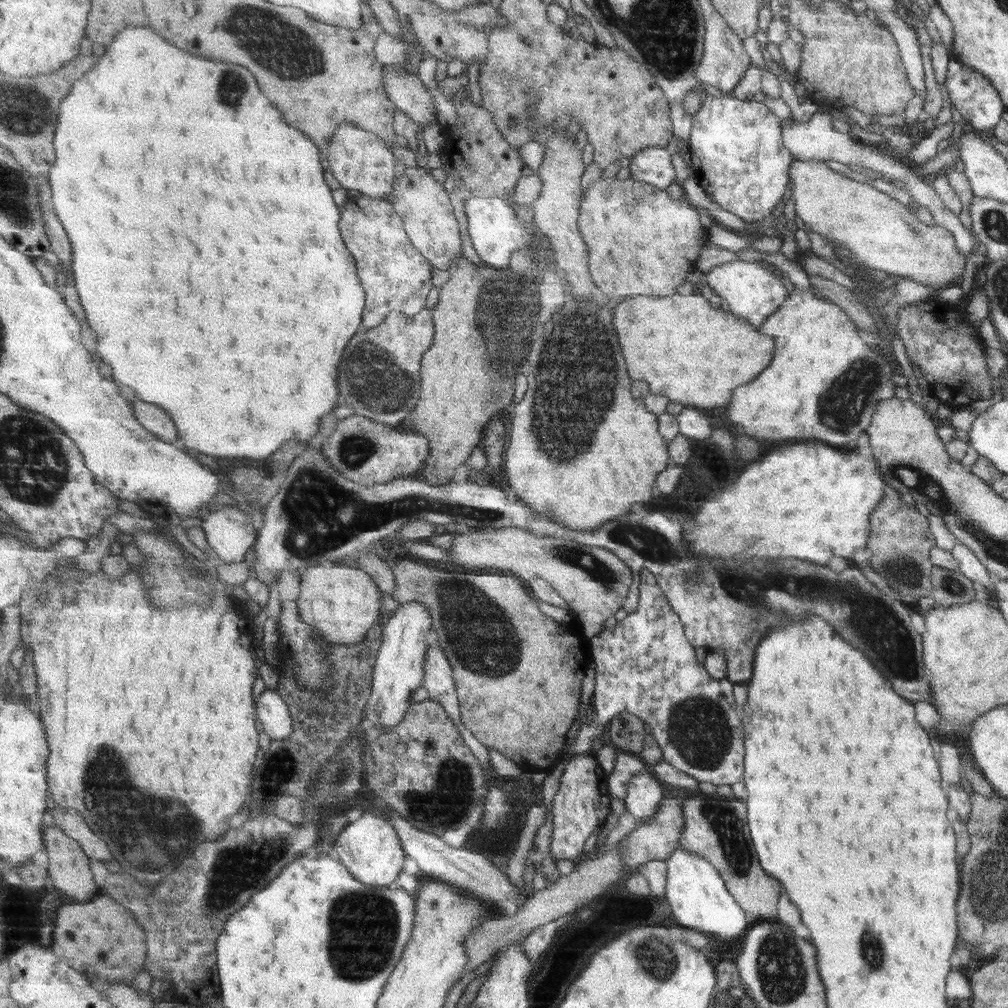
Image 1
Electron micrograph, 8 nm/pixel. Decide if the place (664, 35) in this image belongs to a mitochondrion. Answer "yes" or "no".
yes

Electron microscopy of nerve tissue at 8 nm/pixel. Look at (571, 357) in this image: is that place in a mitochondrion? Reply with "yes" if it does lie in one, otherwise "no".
yes

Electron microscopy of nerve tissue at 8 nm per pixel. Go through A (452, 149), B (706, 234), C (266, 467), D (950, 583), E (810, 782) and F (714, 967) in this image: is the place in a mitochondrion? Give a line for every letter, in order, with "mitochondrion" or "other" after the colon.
A: other
B: other
C: other
D: mitochondrion
E: other
F: other

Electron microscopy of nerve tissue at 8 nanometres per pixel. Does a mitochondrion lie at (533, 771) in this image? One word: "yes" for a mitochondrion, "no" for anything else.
no

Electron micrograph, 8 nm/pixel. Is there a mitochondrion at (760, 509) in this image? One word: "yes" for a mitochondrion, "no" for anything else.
no

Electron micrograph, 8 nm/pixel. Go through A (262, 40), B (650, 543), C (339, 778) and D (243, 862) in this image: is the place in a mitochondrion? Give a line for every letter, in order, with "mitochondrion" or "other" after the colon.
A: mitochondrion
B: mitochondrion
C: mitochondrion
D: mitochondrion

